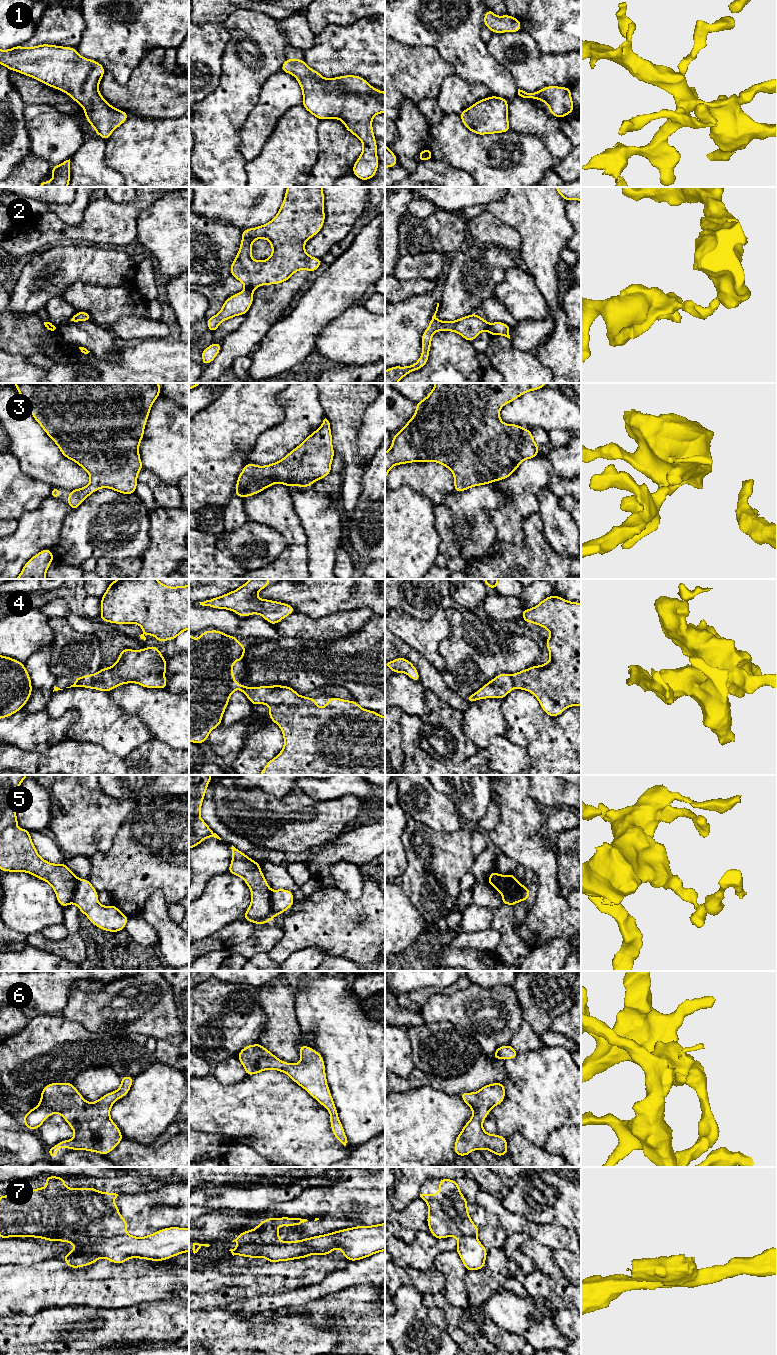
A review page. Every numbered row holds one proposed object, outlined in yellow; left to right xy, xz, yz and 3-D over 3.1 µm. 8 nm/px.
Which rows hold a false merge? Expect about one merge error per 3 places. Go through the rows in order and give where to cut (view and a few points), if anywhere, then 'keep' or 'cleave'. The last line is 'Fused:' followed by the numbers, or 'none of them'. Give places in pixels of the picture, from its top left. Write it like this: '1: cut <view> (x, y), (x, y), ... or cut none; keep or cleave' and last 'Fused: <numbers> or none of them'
1: cut none; keep
2: cut xz (245, 288), (252, 292); cleave
3: cut none; keep
4: cut none; keep
5: cut xz (271, 891), (270, 905), (273, 916); cleave
6: cut none; keep
7: cut xy (126, 1234), (62, 1241); cleave
Fused: 2, 5, 7

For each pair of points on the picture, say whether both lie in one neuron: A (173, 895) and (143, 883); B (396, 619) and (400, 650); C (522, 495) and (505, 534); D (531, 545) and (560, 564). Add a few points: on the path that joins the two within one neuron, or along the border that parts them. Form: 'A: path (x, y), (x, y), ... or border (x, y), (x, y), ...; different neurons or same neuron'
A: path (166, 888), (161, 883), (150, 883); same neuron
B: border (395, 635), (417, 652); different neurons
C: path (520, 505), (509, 516), (508, 524); same neuron
D: path (538, 552), (550, 564), (553, 564); same neuron

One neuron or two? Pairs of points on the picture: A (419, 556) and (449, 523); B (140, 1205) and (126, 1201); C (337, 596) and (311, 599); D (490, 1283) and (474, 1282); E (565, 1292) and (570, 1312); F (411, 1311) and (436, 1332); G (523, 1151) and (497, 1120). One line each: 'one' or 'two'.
A: two
B: one
C: one
D: one
E: two
F: one
G: two

